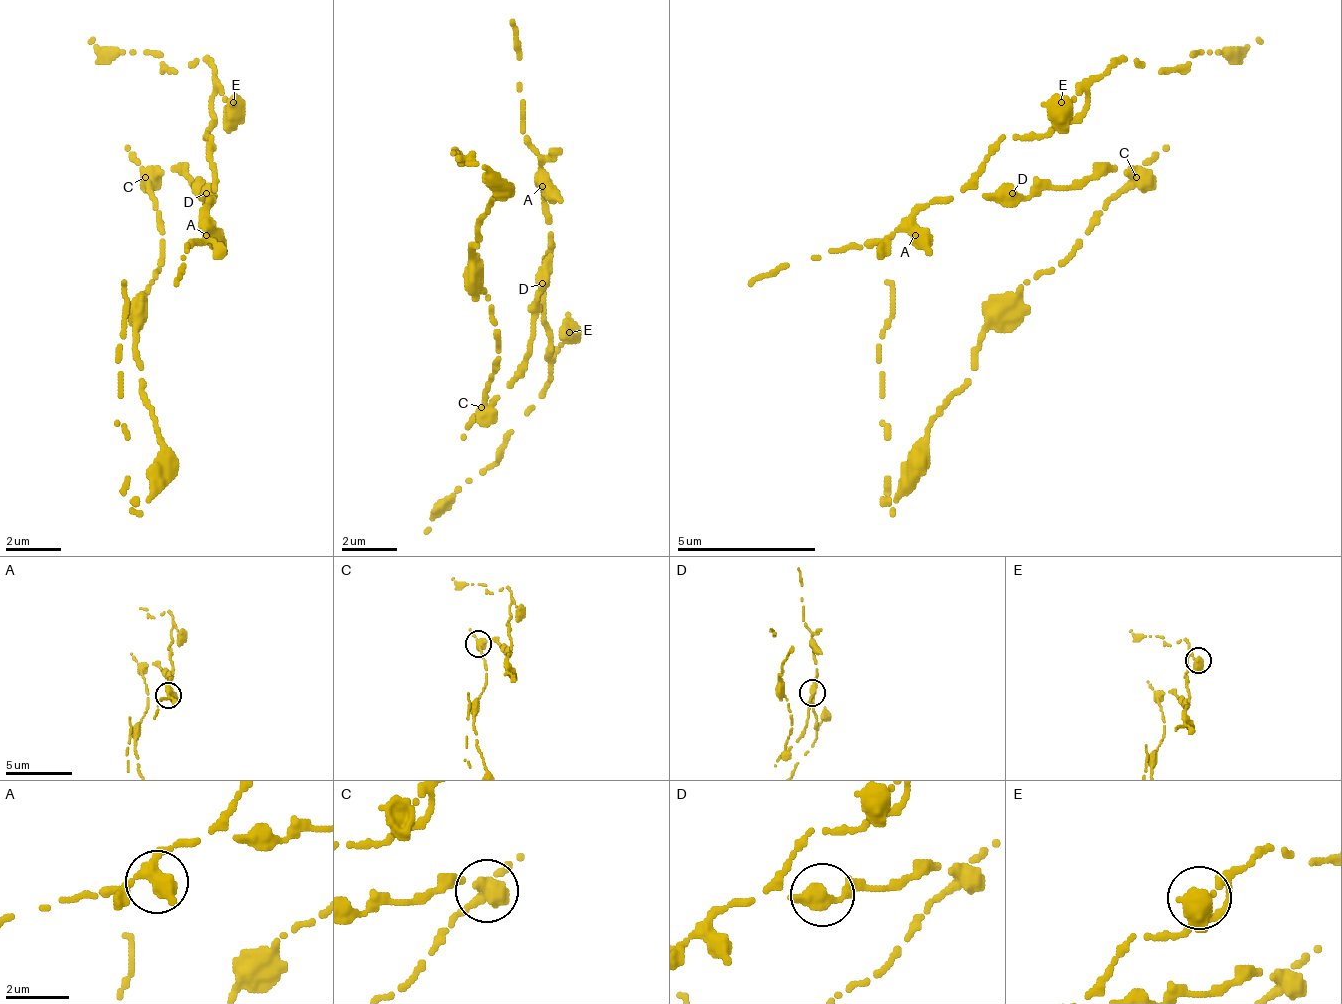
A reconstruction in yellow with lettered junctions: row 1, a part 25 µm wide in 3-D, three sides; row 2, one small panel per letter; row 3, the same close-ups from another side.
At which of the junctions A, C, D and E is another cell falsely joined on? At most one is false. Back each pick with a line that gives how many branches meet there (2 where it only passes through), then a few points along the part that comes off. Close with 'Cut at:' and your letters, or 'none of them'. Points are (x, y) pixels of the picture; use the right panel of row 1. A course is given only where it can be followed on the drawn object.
C: 3 branches meet; foreign part runs (1138, 179), (1061, 263), (985, 332), (971, 381), (908, 451), (887, 423), (887, 283)
Cut at: C

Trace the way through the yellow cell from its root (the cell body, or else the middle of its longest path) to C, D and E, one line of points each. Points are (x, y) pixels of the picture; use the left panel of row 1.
C: (157, 179), (143, 179)
D: (157, 179), (164, 172), (178, 172), (192, 186), (199, 186), (199, 200), (206, 193)
E: (157, 179), (178, 172), (199, 186), (199, 200), (213, 193), (213, 137), (206, 130), (219, 95), (233, 102)

